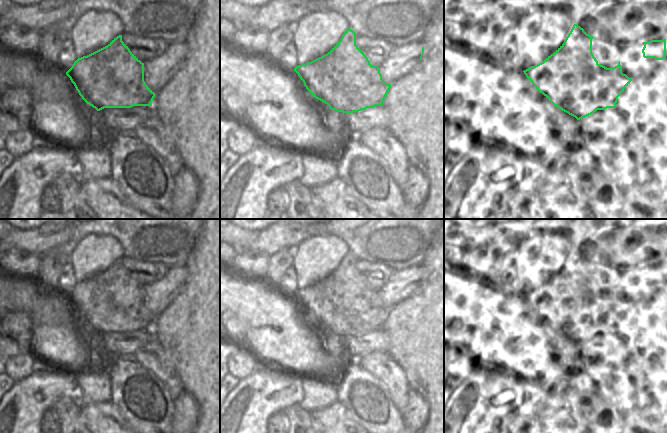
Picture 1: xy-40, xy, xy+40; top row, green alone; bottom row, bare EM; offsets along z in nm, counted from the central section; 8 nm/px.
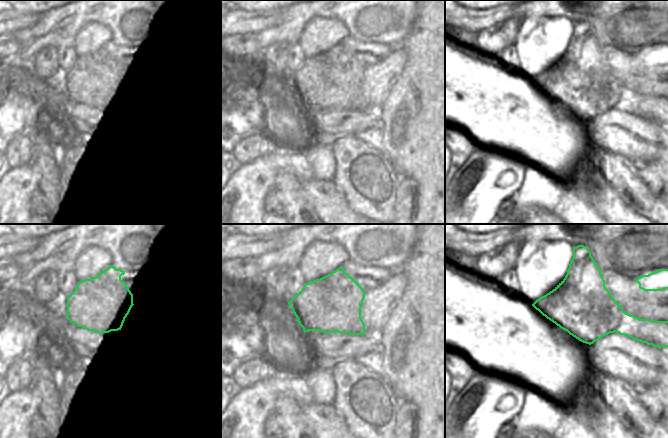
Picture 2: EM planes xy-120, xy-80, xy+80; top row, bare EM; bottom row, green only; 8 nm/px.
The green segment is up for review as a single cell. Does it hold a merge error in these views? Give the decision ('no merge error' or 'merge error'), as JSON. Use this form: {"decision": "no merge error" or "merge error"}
{"decision": "merge error"}

